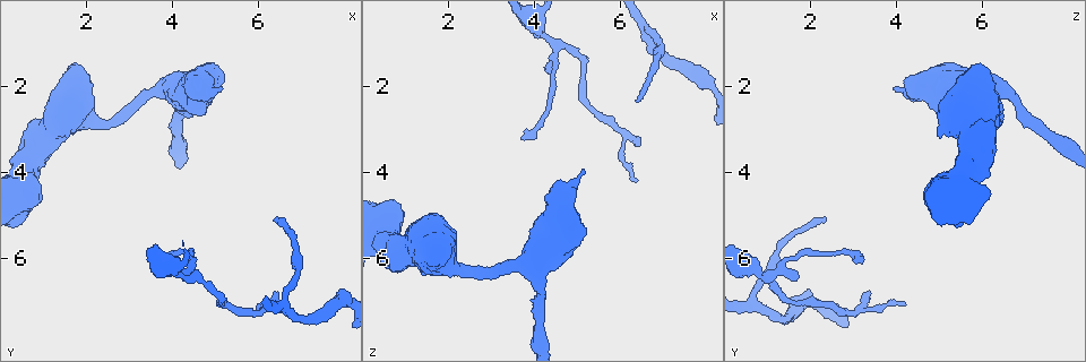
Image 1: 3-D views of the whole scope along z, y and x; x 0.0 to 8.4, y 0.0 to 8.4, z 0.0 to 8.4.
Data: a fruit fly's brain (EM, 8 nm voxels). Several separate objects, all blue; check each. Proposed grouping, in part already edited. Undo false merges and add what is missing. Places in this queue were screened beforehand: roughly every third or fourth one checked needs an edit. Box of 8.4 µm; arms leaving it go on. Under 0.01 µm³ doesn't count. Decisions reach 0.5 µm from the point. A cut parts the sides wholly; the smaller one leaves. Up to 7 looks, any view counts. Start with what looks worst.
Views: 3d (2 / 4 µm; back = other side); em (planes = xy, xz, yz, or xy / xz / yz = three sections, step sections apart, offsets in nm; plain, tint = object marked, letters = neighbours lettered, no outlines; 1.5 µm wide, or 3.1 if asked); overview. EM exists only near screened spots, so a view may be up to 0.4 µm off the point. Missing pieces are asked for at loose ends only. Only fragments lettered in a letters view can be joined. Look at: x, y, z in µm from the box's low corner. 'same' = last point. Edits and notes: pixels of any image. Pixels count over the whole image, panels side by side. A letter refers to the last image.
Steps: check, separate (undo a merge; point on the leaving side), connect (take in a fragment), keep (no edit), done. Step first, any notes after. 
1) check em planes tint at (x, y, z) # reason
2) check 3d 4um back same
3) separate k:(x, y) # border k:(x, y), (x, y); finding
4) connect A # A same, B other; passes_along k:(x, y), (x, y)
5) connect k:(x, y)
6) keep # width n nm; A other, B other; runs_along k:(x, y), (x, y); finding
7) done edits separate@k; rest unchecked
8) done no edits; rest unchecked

check 3d 4um at (6.35, 5.10, 2.40) # tapers out

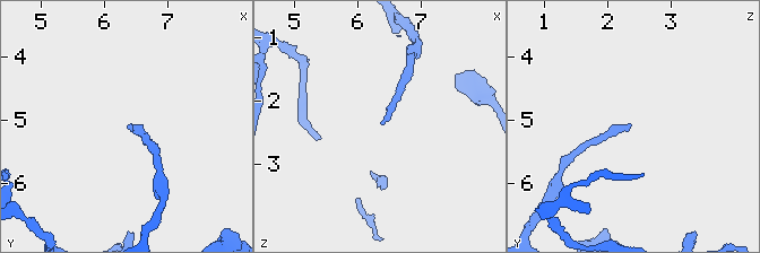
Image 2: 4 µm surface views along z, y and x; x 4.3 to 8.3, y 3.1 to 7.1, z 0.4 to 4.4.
check em planes letters at (6.35, 5.15, 2.35) # now the EM

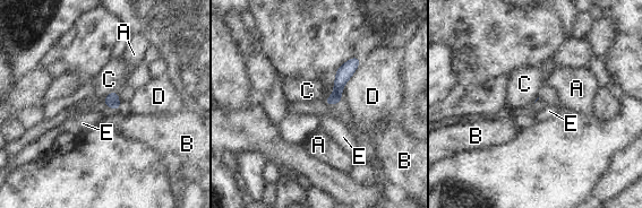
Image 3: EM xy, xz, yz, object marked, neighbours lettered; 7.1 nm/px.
keep # A other, B other, C other, D other, E other; no lettered fragment goes on from it

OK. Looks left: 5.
check 3d 4um back at (1.50, 3.15, 5.00) # stops while still wide

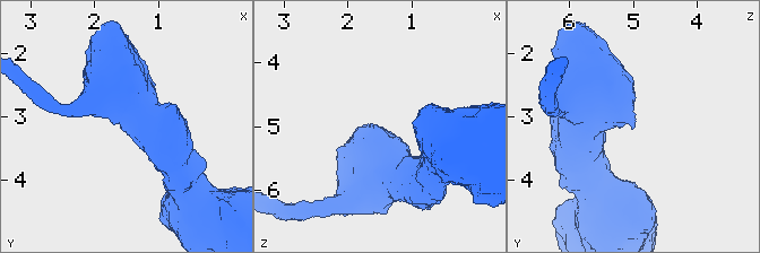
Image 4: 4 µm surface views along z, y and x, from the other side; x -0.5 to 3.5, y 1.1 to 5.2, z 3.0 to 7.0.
check em planes letters at (1.55, 3.20, 5.05) # now the EM

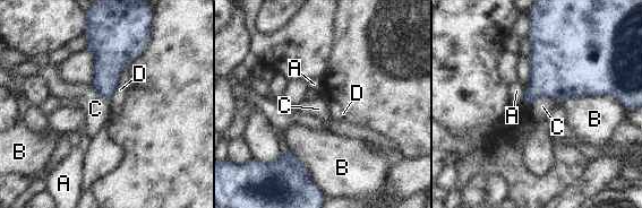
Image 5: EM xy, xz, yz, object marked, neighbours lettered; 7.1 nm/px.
keep # A other, B other, C other, D other; border 5:(561, 103), (540, 96), (530, 106); none of them fits

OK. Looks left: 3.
check 3d 2um at (6.35, 6.80, 3.45) # thin end

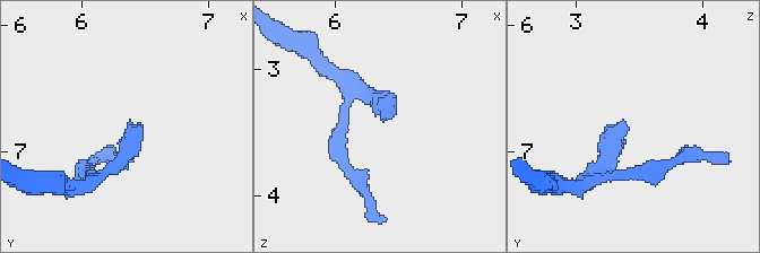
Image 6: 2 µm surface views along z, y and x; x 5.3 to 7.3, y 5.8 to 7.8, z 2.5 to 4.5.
check em planes plain at (6.36, 6.80, 3.38) # now the EM

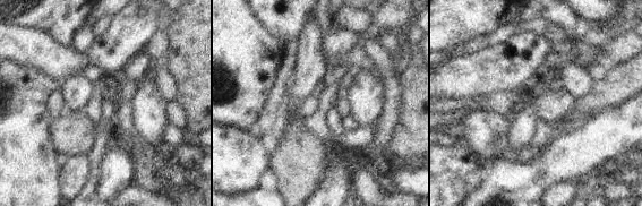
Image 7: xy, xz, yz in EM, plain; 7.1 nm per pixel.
check em planes letters same

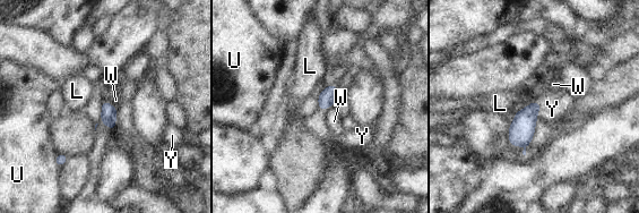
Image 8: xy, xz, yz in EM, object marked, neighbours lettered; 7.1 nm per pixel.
connect Y # L other, U other, W other, Y same; passes_along 8:(520, 133), (540, 108), (553, 105); it goes on there

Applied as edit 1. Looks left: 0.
done edits connect@8; rest unchecked

